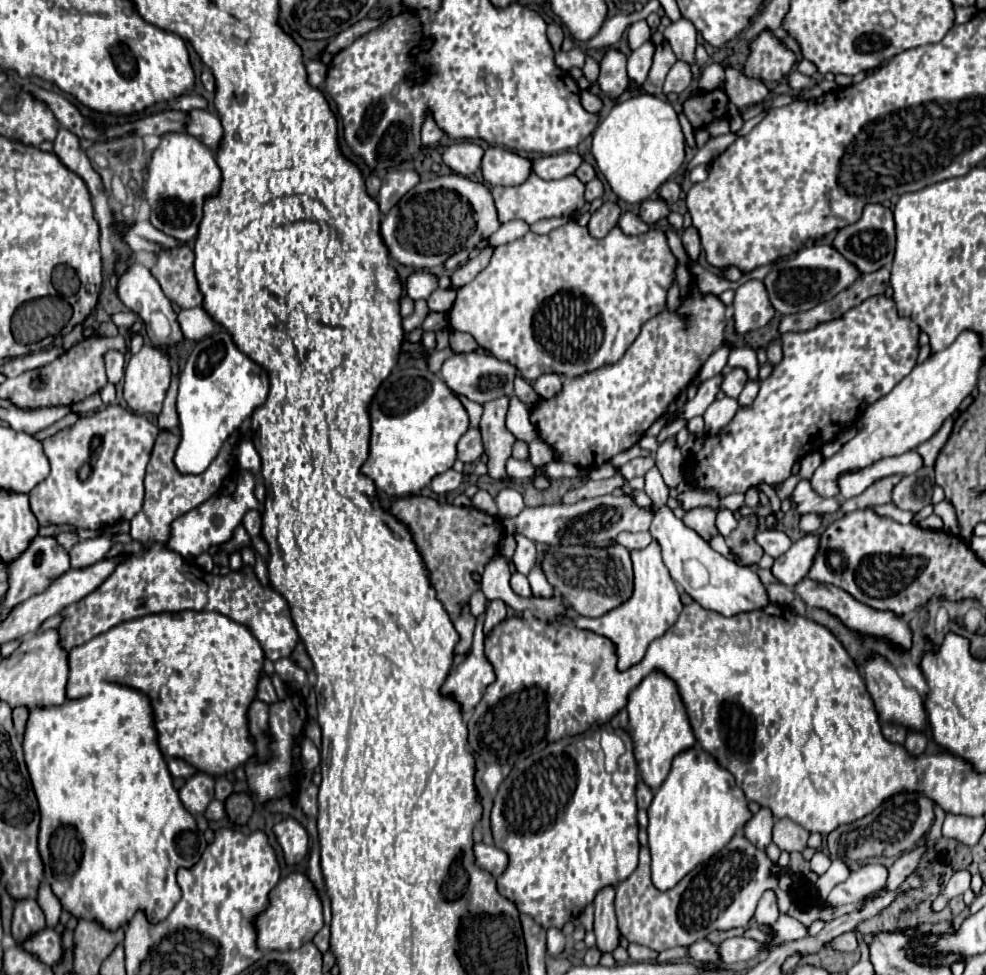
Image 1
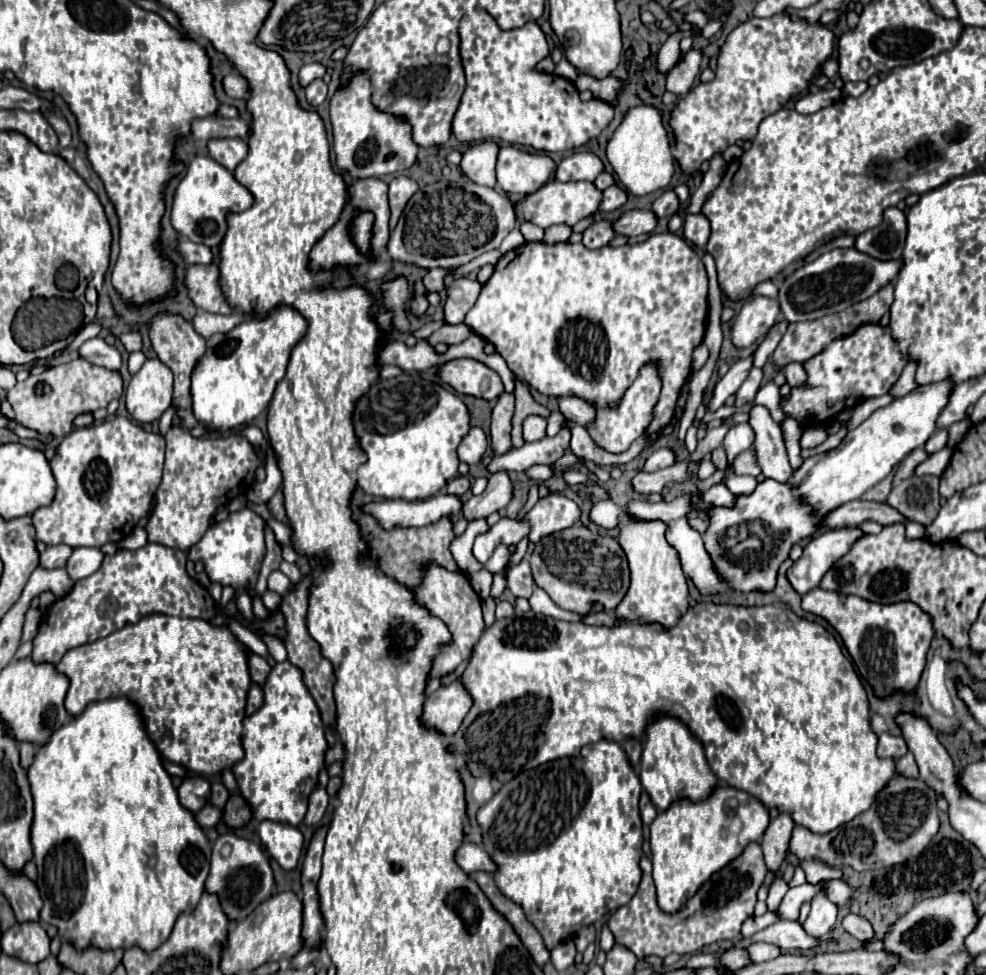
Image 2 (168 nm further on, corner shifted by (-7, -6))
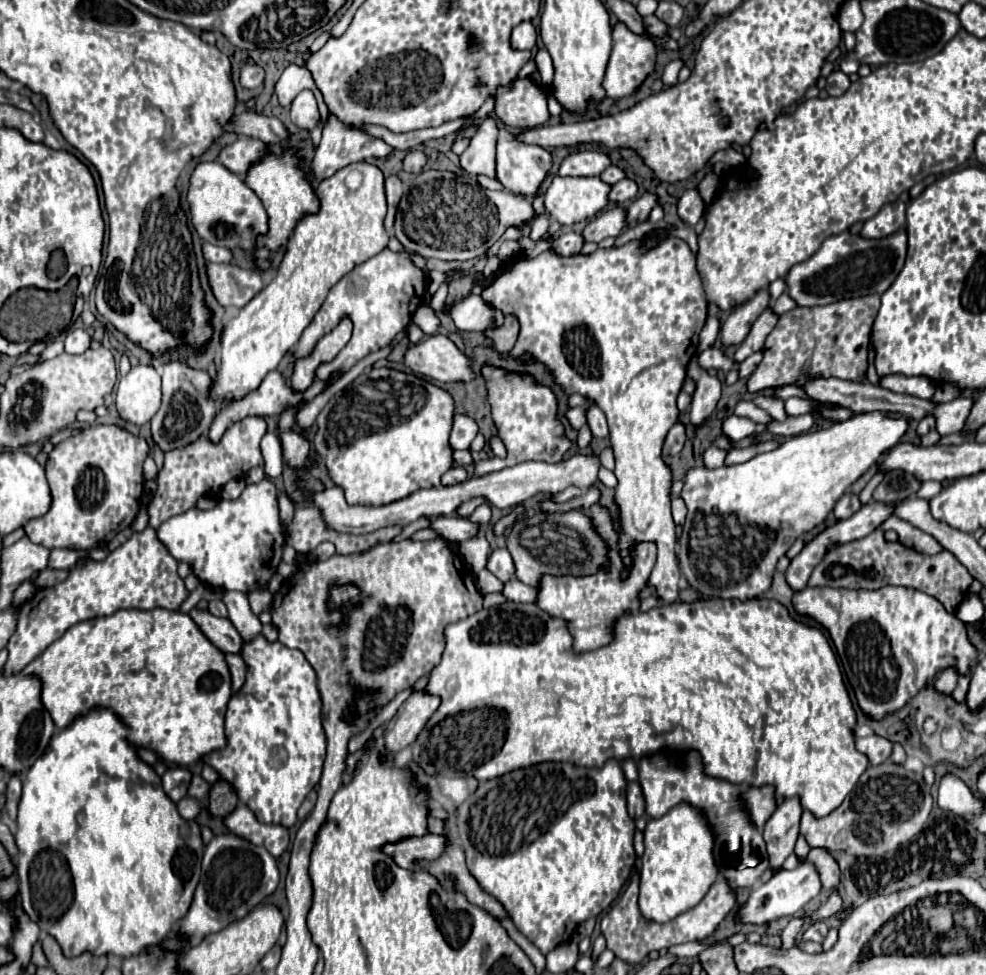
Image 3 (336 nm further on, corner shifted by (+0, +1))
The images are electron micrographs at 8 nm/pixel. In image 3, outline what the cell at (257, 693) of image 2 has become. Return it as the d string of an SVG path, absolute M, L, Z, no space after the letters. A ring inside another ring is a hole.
M225 653L225 661L227 661L229 671L231 671L233 691L237 693L241 689L241 685L245 683L245 661L241 659L241 655L235 655L235 653Z

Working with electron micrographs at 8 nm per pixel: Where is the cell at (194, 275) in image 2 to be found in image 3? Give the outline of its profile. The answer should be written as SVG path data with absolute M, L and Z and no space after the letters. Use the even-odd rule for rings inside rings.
M207 263L207 275L213 295L223 307L245 307L261 289L261 275L231 263Z

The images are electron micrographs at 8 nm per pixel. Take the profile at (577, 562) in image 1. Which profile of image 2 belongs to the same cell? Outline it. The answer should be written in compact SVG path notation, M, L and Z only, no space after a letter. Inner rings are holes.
M584 526L546 536L534 546L530 566L536 586L548 592L560 608L578 614L588 614L594 604L612 614L630 588L630 568L620 544L612 536L590 532Z

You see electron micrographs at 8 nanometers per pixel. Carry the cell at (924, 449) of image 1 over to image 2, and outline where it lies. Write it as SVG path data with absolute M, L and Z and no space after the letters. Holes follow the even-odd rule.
M946 426L946 428L940 428L940 430L928 440L928 444L924 446L924 450L926 450L928 454L934 454L934 452L946 448L946 446L948 446L948 426Z

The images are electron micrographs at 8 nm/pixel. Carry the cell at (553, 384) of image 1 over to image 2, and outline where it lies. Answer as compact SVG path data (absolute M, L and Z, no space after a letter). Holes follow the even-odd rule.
M558 396L556 400L558 400L558 408L564 414L564 418L568 418L568 420L580 424L580 426L590 424L592 416L596 414L594 408L578 396Z

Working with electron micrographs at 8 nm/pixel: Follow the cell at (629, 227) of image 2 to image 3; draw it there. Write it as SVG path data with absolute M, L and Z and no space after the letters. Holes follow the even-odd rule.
M613 207L613 209L607 209L607 211L599 213L597 217L593 217L585 225L581 235L583 235L585 241L599 243L605 237L617 237L623 231L625 225L627 225L625 209L623 207Z

